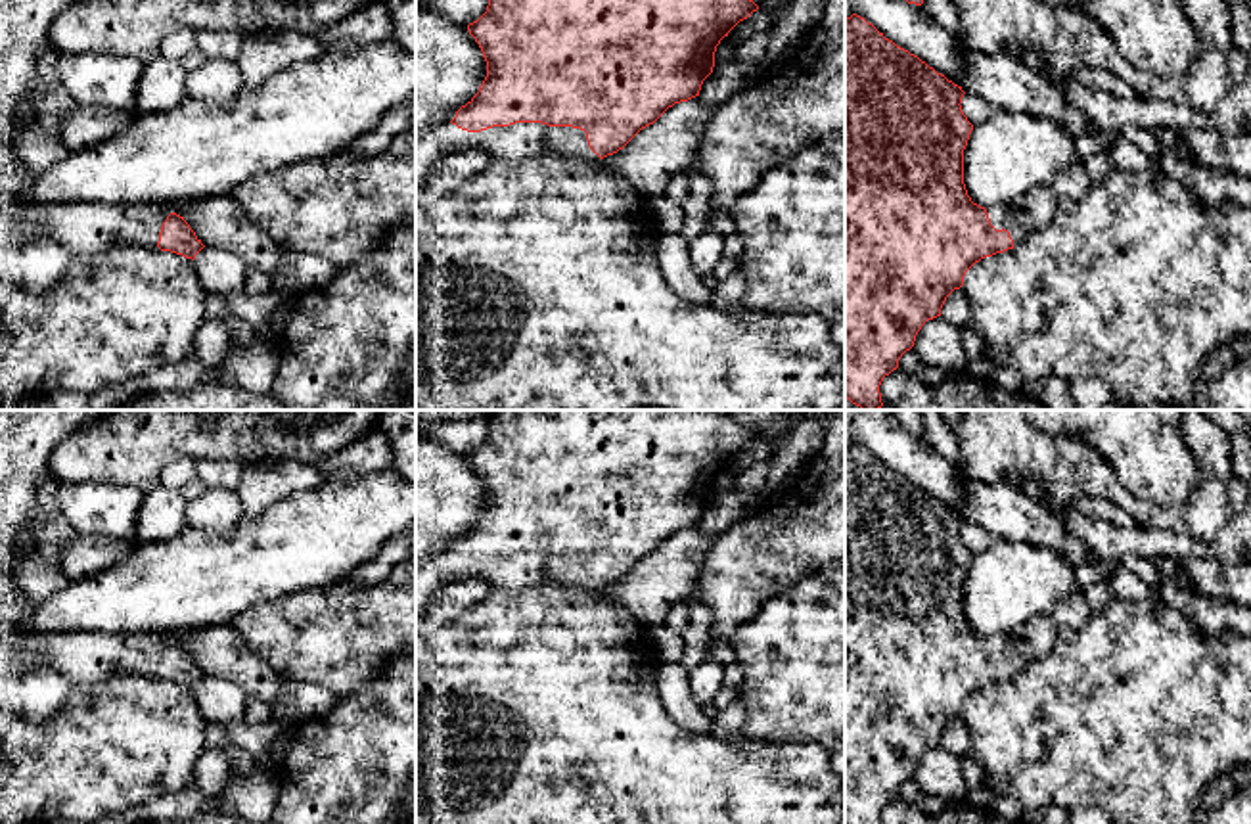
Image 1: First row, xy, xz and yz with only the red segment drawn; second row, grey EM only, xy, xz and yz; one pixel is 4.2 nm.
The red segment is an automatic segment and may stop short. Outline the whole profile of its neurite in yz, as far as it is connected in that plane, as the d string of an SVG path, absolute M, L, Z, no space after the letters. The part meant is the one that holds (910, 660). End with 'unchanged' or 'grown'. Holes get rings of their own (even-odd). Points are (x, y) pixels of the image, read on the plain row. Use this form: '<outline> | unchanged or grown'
M853 443L845 448L845 824L881 824L879 814L883 807L898 797L900 786L914 776L921 755L941 745L946 726L964 715L966 701L985 686L1021 675L1027 665L1012 634L990 634L985 638L967 625L964 613L964 579L973 554L960 535L964 523L962 515L885 468L864 446Z | grown

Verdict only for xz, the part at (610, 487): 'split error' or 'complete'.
split error

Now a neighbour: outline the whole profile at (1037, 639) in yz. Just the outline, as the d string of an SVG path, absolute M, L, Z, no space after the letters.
M1040 615L1012 632L1013 644L1023 659L1038 661L1056 648L1058 627L1052 615Z

